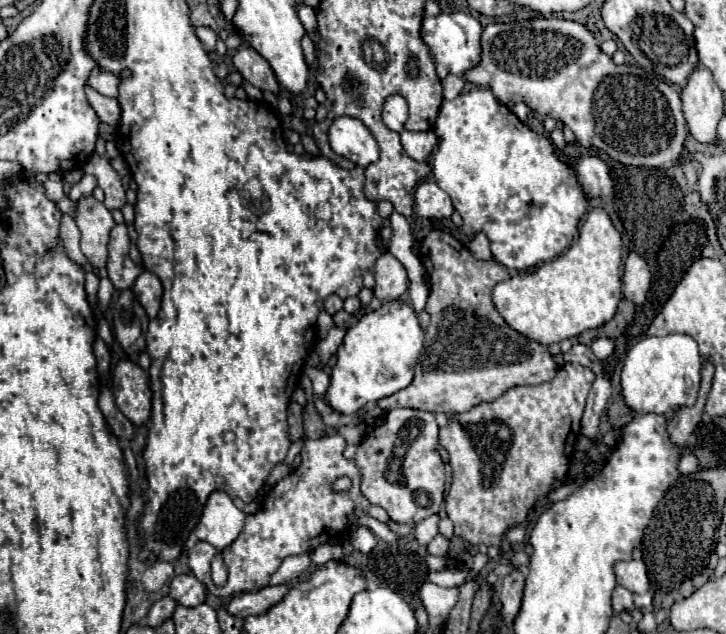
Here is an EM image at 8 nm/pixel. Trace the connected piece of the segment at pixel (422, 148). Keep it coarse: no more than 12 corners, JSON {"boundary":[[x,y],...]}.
{"boundary":[[400,132],[404,150],[414,160],[428,160],[438,136]]}

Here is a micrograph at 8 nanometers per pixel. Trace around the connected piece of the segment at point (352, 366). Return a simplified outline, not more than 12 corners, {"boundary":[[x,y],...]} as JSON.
{"boundary":[[406,302],[348,328],[324,402],[356,414],[406,388],[424,332]]}

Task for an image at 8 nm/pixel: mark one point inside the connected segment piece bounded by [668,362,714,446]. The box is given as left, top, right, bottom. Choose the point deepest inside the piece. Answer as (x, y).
(681, 425)

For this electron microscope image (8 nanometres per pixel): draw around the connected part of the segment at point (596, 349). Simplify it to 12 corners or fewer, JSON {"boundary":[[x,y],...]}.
{"boundary":[[608,338],[593,342],[591,348],[599,360],[605,360],[614,350]]}

